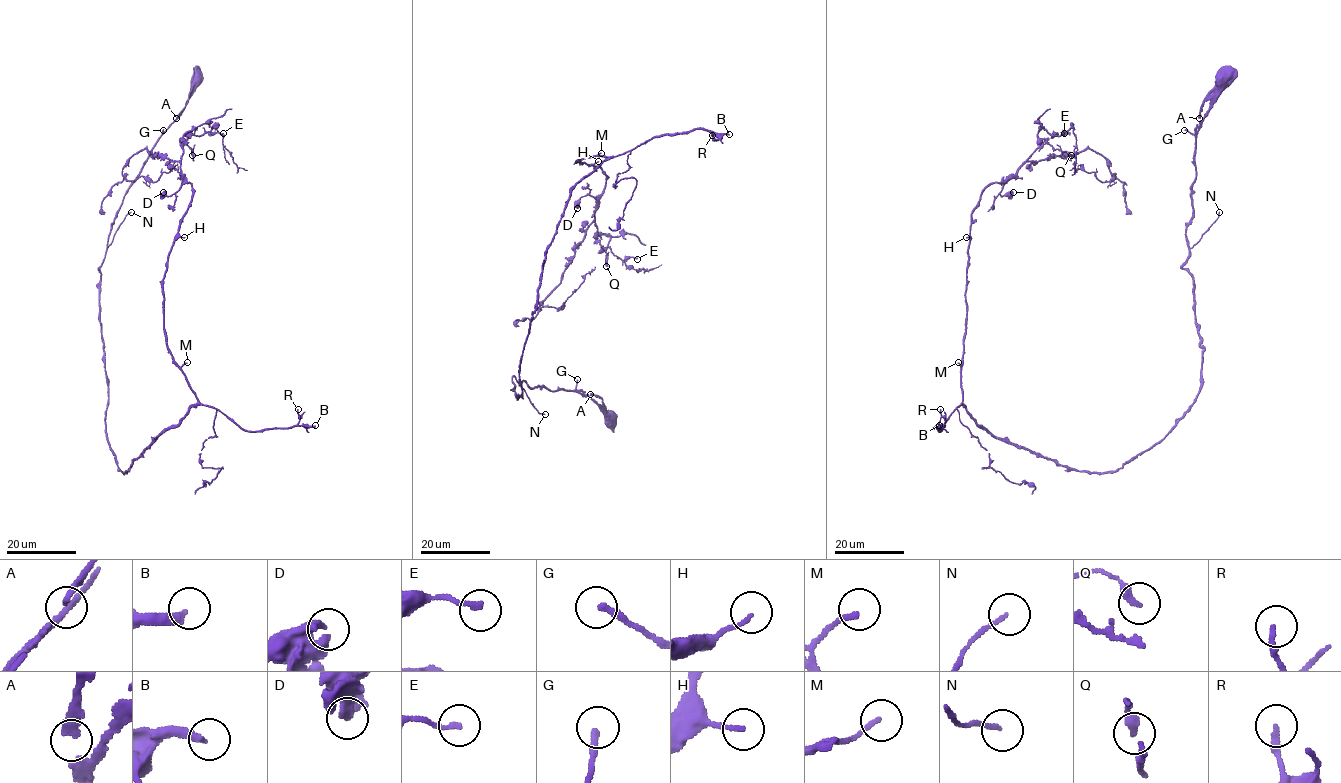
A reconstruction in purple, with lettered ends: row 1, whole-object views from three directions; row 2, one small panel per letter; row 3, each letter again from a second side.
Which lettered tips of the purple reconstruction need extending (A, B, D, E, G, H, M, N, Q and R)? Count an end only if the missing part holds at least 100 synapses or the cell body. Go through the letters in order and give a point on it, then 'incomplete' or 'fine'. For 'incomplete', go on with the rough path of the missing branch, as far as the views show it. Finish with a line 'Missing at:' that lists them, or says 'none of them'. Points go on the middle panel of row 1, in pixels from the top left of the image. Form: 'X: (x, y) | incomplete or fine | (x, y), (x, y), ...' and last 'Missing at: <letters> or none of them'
A: (590, 394) | fine
B: (729, 134) | incomplete
D: (577, 208) | fine
E: (637, 259) | fine
G: (577, 379) | fine
H: (598, 161) | fine
M: (601, 153) | fine
N: (545, 414) | fine
Q: (606, 266) | fine
R: (712, 135) | fine
Missing at: B

